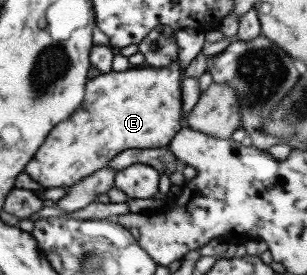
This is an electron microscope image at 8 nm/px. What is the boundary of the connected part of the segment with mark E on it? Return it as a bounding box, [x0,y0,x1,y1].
[25,60,184,189]

